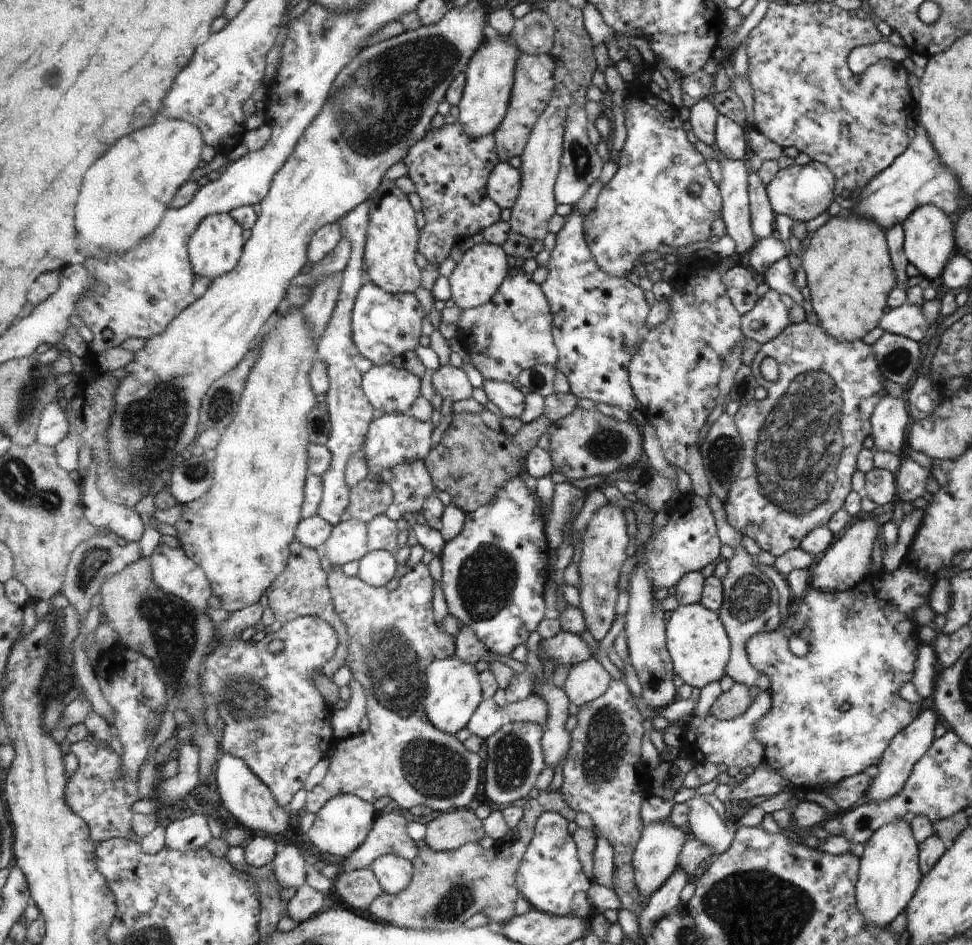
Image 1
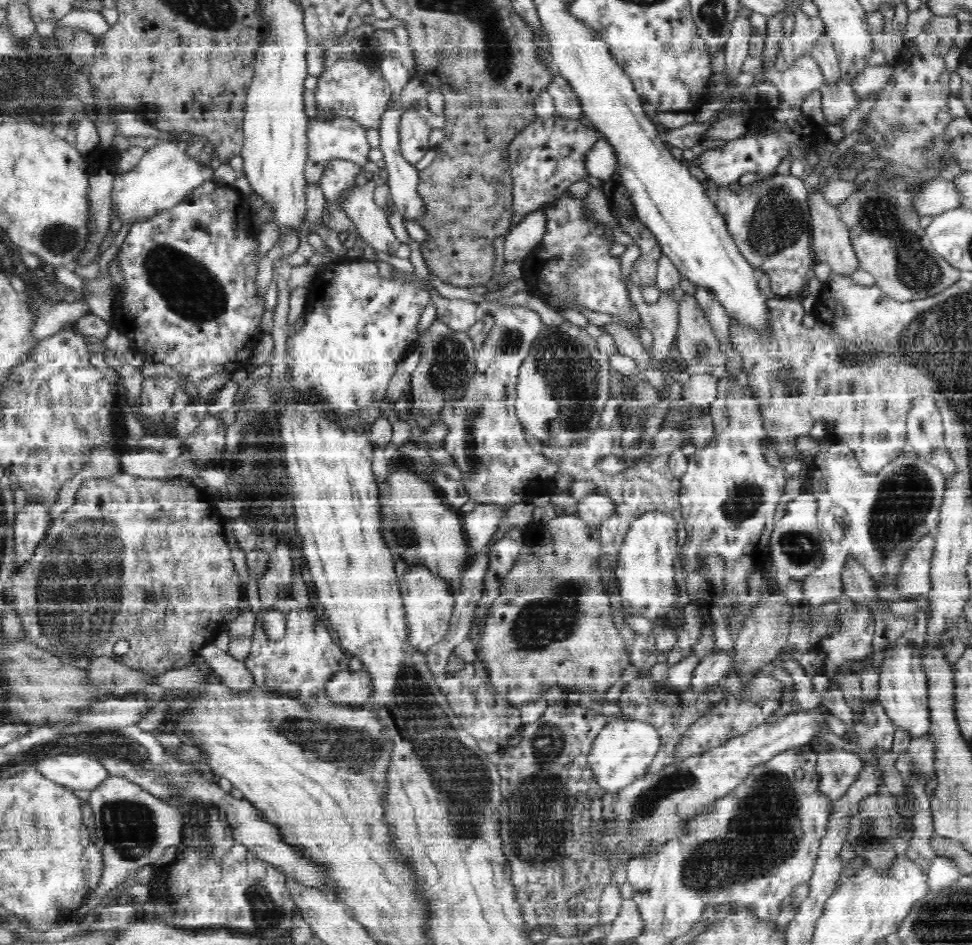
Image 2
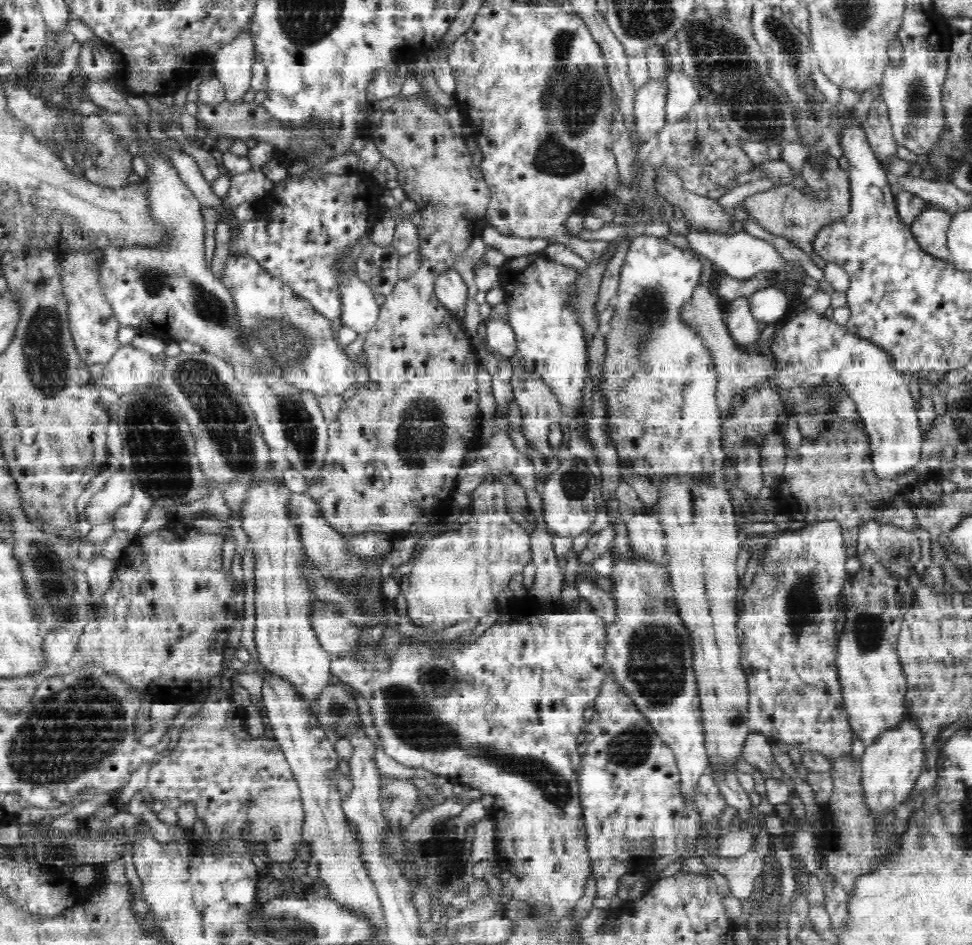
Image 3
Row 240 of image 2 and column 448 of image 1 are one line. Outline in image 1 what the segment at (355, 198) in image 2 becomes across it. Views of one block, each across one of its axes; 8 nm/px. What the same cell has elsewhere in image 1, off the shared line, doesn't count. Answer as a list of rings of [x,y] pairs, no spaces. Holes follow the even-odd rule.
[[[441,366],[435,374],[433,374],[433,388],[437,390],[437,394],[445,400],[451,402],[459,402],[459,400],[467,400],[473,396],[473,384],[469,382],[465,370],[461,368],[453,368],[453,366]]]

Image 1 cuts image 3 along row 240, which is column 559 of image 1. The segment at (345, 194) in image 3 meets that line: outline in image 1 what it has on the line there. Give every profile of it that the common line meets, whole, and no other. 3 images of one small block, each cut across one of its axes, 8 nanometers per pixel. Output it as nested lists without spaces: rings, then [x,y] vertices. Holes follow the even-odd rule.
[[[571,210],[565,216],[565,224],[561,232],[557,234],[557,248],[551,252],[551,262],[547,266],[547,280],[541,284],[545,290],[545,296],[549,298],[549,304],[553,308],[553,336],[555,344],[559,348],[559,372],[567,378],[571,394],[575,394],[579,400],[589,398],[595,404],[603,402],[609,406],[617,406],[623,412],[631,414],[635,410],[635,392],[627,384],[627,370],[633,360],[633,354],[637,352],[639,344],[647,336],[645,328],[645,316],[647,316],[647,302],[643,300],[643,292],[639,286],[635,286],[631,280],[623,278],[609,278],[593,260],[593,254],[585,242],[585,232],[581,232],[581,220],[583,216],[577,210]]]

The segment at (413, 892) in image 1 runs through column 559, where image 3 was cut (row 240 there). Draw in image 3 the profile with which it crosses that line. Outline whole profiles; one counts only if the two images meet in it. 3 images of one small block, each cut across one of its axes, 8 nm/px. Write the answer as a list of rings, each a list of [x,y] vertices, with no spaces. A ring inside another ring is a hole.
[[[832,158],[830,160],[830,172],[818,174],[806,162],[802,166],[802,176],[806,180],[806,186],[810,186],[810,190],[814,192],[814,198],[808,196],[808,194],[804,196],[802,190],[796,190],[792,184],[790,186],[776,186],[772,190],[748,196],[744,200],[744,210],[756,220],[758,226],[762,226],[764,230],[770,230],[776,236],[786,238],[790,244],[794,244],[796,248],[804,250],[818,268],[826,270],[828,262],[824,258],[820,258],[816,254],[816,250],[814,250],[814,236],[824,226],[830,226],[834,222],[842,222],[844,218],[848,218],[848,214],[852,210],[852,182],[850,182],[850,174],[848,174],[848,170],[838,168],[836,166],[836,158]]]

